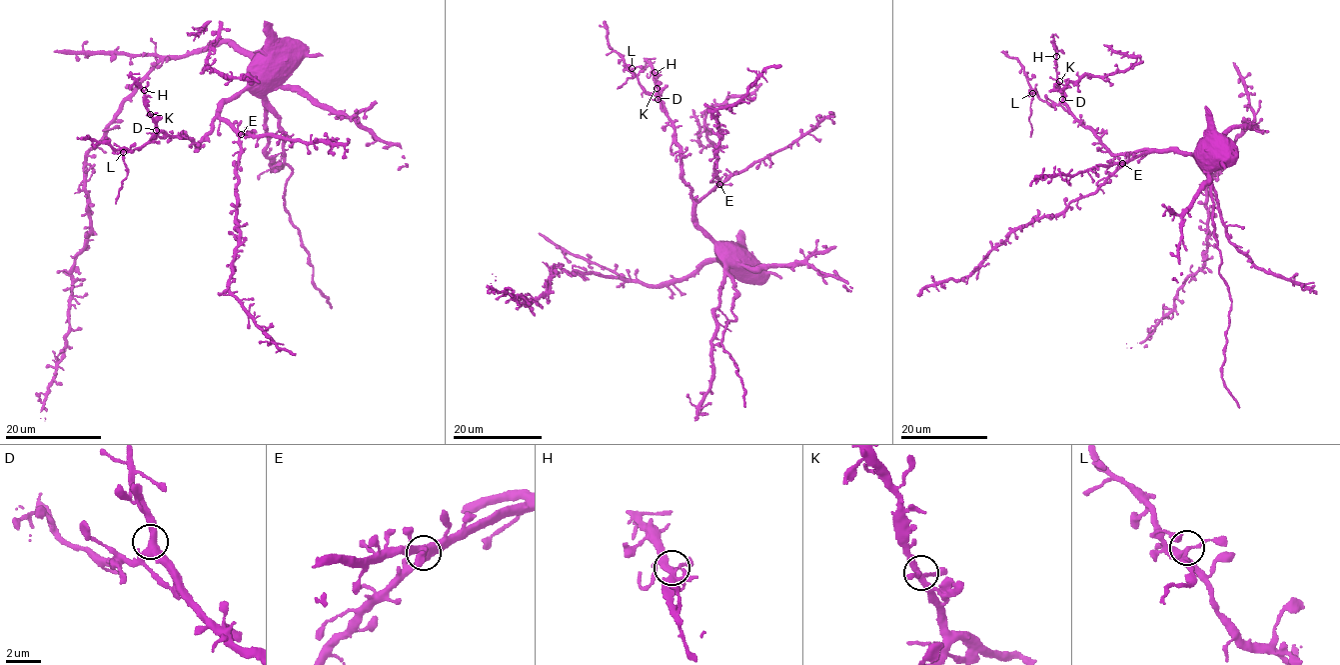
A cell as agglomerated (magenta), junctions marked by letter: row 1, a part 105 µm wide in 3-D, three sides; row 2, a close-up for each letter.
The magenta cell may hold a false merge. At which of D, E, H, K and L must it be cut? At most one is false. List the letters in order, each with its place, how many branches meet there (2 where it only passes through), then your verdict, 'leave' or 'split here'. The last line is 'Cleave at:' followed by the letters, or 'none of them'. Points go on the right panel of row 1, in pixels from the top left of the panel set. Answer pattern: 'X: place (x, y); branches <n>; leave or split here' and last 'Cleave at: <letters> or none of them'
D: place (1062, 99); branches 4; leave
E: place (1122, 163); branches 4; leave
H: place (1056, 56); branches 4; leave
K: place (1059, 81); branches 5; leave
L: place (1032, 93); branches 5; split here
Cleave at: L

